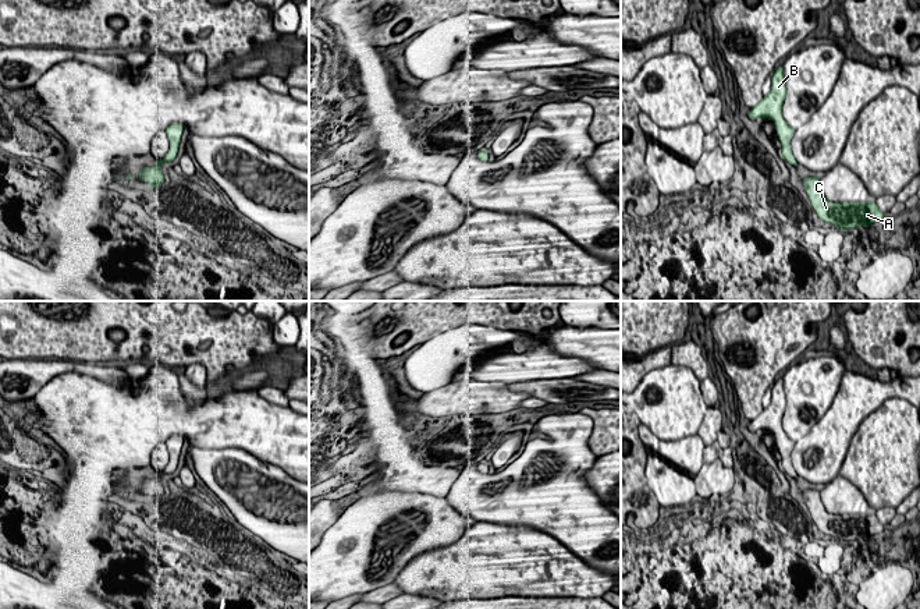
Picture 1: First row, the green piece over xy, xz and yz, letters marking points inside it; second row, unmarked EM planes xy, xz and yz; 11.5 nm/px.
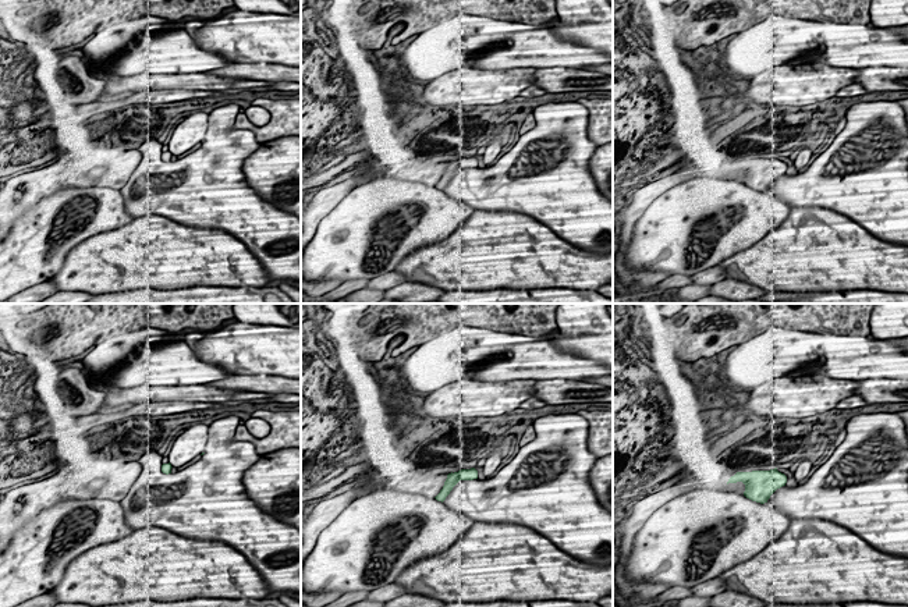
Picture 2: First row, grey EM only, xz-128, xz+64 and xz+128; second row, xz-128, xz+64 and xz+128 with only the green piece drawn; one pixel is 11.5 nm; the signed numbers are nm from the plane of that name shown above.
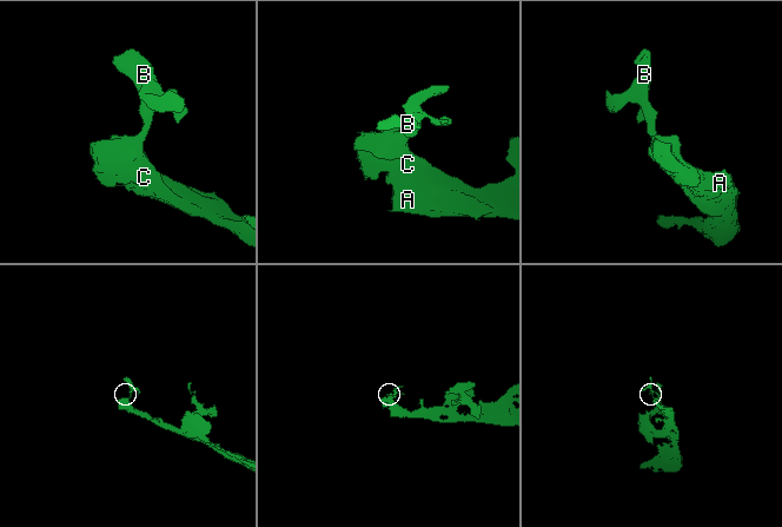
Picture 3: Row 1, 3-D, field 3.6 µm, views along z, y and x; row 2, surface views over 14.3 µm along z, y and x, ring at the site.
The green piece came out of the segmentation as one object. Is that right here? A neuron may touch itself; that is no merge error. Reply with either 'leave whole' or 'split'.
leave whole

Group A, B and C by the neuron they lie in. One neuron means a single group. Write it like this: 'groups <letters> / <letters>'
groups A B C

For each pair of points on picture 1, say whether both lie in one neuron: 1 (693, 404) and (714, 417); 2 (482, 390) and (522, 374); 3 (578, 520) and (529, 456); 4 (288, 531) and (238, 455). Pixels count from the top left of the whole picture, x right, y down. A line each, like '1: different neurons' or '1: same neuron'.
1: different neurons
2: different neurons
3: same neuron
4: same neuron

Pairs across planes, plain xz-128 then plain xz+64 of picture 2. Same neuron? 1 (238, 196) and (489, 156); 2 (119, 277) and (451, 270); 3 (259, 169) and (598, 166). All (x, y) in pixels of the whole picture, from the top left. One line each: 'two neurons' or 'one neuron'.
1: two neurons
2: one neuron
3: one neuron

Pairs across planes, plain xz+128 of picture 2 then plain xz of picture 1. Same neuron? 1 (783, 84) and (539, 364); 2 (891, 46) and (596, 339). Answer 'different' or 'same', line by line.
1: different
2: different

